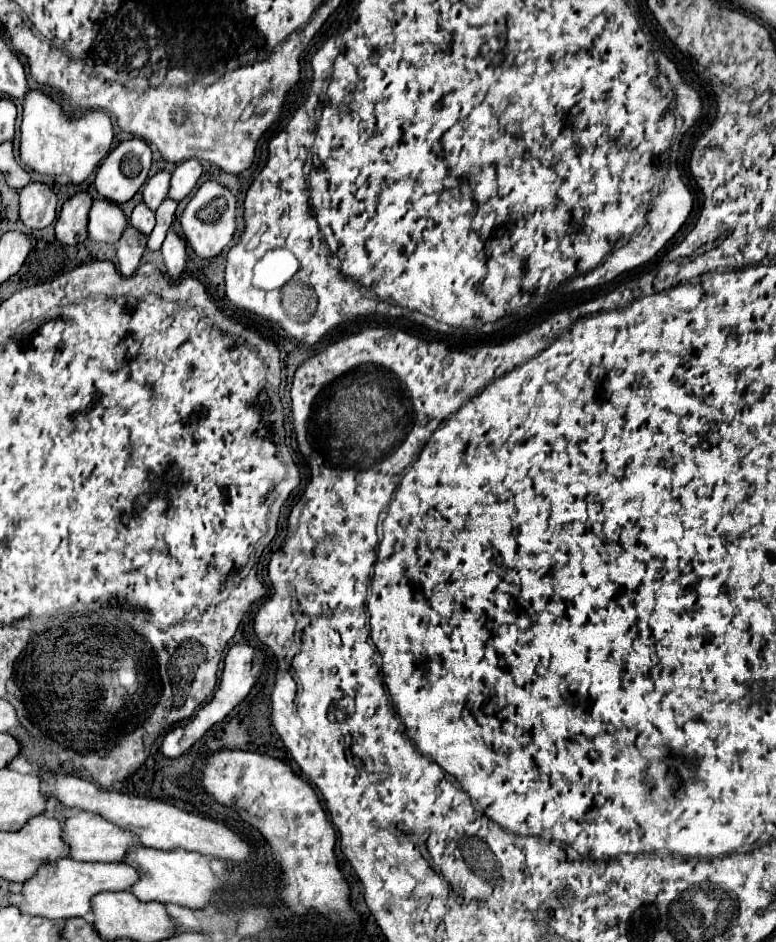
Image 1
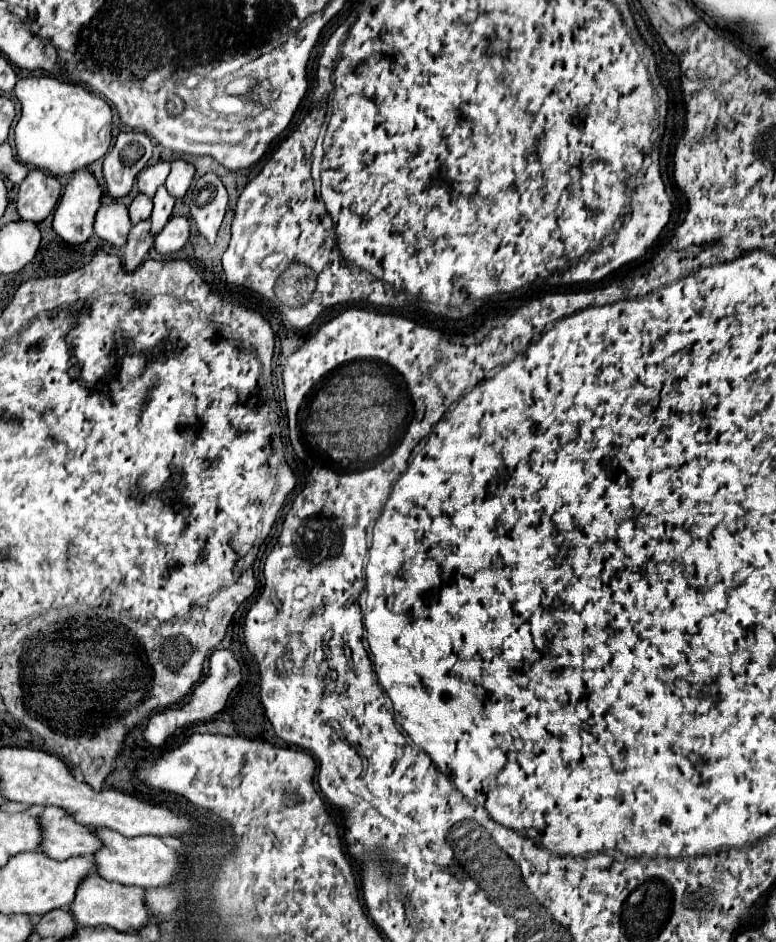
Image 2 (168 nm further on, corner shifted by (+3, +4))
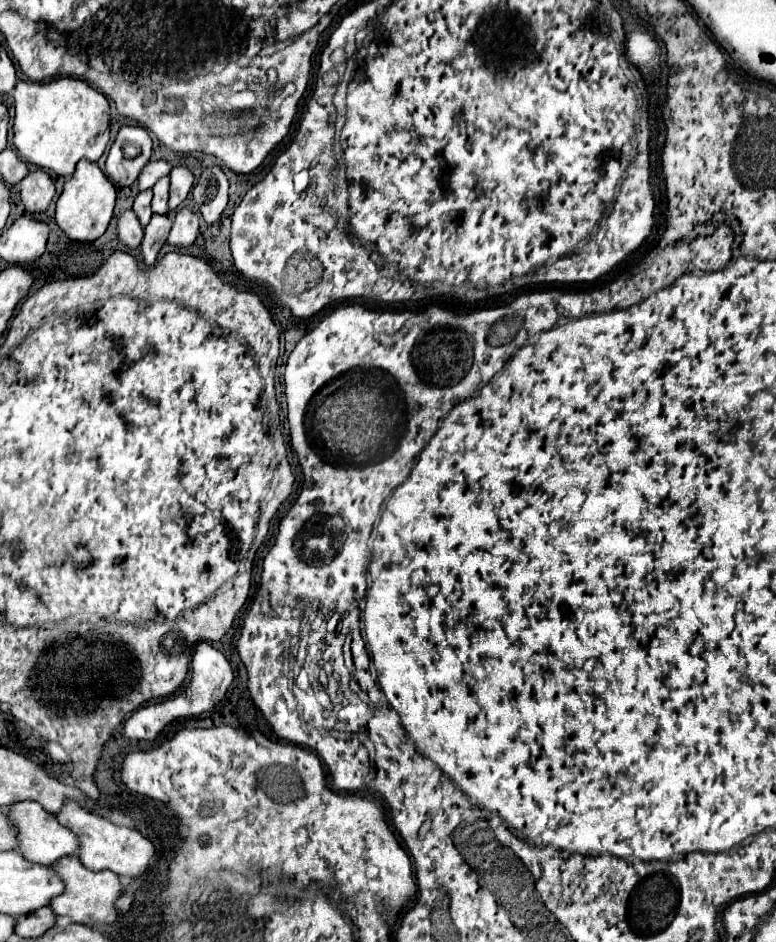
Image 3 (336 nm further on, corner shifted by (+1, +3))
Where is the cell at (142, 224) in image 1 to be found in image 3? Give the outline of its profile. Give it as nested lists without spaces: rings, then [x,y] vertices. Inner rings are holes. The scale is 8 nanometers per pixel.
[[[144,190],[144,192],[140,192],[140,194],[136,196],[136,200],[134,200],[134,212],[136,212],[136,216],[138,216],[138,220],[140,220],[142,226],[146,226],[148,220],[152,218],[150,200],[152,200],[152,190]]]

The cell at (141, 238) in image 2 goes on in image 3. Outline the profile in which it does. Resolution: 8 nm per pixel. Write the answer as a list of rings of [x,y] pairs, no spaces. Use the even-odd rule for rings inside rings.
[[[154,214],[152,216],[150,224],[144,228],[144,240],[140,244],[144,264],[152,266],[156,262],[158,252],[164,246],[170,228],[172,228],[172,220],[168,216],[160,216],[160,214]]]

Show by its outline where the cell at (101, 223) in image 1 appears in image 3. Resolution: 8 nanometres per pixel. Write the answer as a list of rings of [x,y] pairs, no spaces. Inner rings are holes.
[[[132,210],[122,212],[122,216],[118,220],[118,238],[120,238],[120,242],[124,242],[130,248],[136,248],[136,246],[140,246],[140,240],[144,238],[142,232],[144,232],[144,226],[140,224],[138,216]]]

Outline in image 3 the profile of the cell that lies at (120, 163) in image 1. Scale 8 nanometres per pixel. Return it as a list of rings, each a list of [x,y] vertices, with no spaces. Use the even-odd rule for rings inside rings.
[[[122,126],[110,146],[106,172],[118,186],[130,186],[150,160],[152,140],[142,126]]]

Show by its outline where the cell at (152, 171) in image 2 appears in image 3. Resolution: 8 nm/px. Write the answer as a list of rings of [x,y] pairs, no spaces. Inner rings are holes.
[[[164,160],[148,162],[148,164],[142,168],[140,176],[138,176],[138,188],[140,188],[140,190],[152,188],[162,176],[170,174],[170,170],[172,170],[172,166],[170,166],[168,162],[164,162]]]

